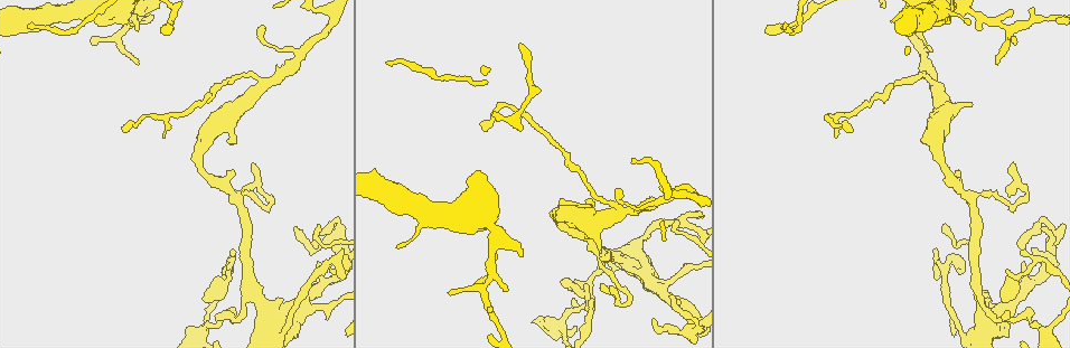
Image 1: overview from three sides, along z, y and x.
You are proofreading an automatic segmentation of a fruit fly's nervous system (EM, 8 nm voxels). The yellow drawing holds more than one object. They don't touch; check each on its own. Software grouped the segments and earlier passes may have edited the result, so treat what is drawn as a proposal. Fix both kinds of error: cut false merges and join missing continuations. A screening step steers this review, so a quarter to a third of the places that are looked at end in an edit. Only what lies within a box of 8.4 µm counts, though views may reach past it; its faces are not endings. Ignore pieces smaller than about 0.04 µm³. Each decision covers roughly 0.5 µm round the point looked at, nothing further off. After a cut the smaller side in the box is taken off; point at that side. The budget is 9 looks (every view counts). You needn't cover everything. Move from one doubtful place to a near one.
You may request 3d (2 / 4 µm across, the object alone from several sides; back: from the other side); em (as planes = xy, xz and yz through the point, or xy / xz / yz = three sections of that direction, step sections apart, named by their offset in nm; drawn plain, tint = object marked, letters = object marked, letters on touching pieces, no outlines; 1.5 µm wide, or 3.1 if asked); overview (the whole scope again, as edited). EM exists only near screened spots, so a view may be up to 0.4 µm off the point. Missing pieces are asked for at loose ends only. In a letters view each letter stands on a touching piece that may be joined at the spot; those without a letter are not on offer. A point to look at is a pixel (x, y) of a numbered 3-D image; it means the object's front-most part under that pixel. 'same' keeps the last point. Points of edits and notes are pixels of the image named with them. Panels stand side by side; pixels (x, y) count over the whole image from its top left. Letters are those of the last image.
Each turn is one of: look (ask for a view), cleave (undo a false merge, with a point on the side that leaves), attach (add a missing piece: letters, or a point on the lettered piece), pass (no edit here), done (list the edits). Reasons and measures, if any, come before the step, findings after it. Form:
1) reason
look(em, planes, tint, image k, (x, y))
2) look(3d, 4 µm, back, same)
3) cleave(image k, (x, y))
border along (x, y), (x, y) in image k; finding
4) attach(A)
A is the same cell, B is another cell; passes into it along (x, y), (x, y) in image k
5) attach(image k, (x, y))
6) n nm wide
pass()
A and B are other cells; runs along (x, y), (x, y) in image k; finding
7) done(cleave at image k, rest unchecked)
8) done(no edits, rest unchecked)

sharp bend
look(em, planes, letters, image 1, (331, 14))

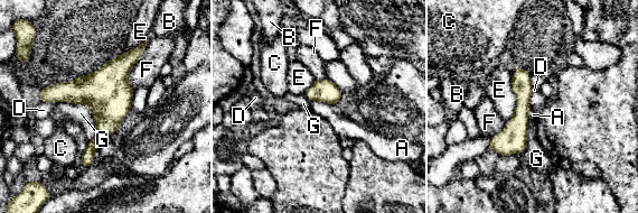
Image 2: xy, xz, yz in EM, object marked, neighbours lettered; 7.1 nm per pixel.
140 nm wide
pass()
A, B, C, D, E, F and G are other cells; runs along (135, 52), (85, 164) in image 2; continuous, no second cell

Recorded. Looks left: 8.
small branch off a trunk
look(3d, 4 µm, image 1, (655, 286))

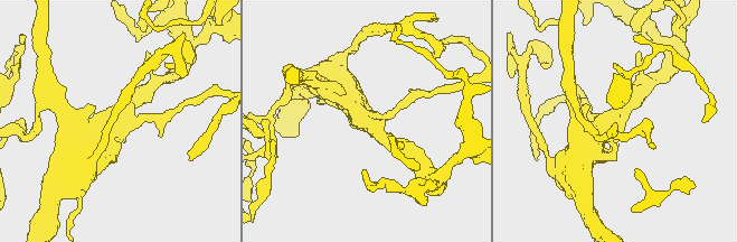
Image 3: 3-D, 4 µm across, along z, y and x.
3 arms; arms of 160, 220, 480 nm
look(em, planes, letters, image 3, (118, 121))

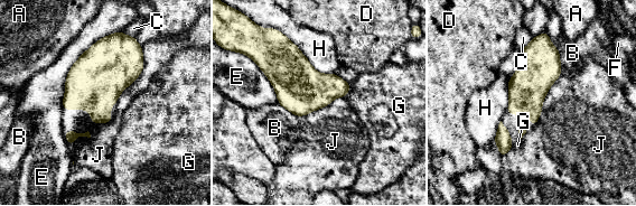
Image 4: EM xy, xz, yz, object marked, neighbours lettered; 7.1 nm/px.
pass()
A, B, C, D, E, F, G, H and J are other cells; all the same cell

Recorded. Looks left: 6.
stops while still wide
look(3d, 2 µm, image 1, (228, 141))

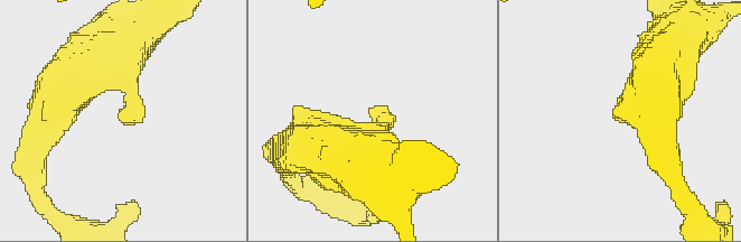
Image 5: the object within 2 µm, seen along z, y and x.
look(em, xz, step 4, letters, image 5, (119, 117))

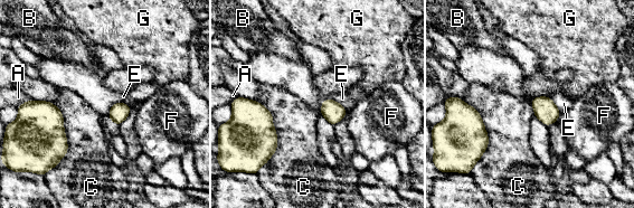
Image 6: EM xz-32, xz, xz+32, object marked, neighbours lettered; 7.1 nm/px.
look(em, planes, letters, same)

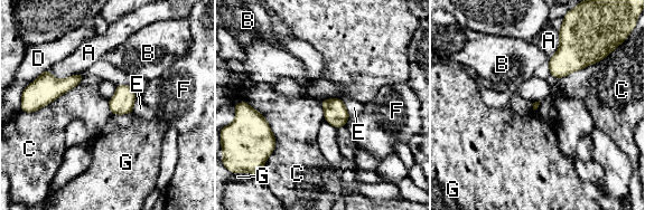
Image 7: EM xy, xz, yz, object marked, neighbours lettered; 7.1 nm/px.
pass()
A, B, C, D, E, F and G are other cells; none of them fits

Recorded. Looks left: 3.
an open end
look(em, xy, step 4, tint, image 1, (1015, 39))

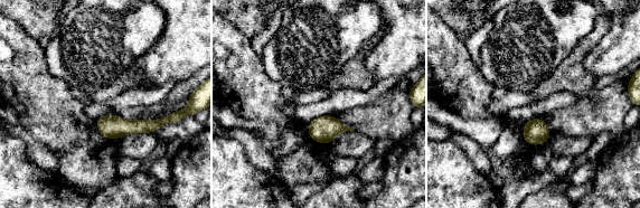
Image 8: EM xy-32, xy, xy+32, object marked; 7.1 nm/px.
look(em, planes, letters, same)

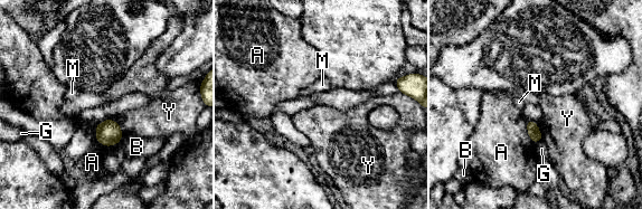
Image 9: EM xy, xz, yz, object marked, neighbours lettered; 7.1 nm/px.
90 nm wide
pass()
A, B, G, M and Y are other cells; border along (111, 119), (119, 124), (122, 139) in image 9; none of them fits

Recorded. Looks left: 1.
done(no edits, rest unchecked)

